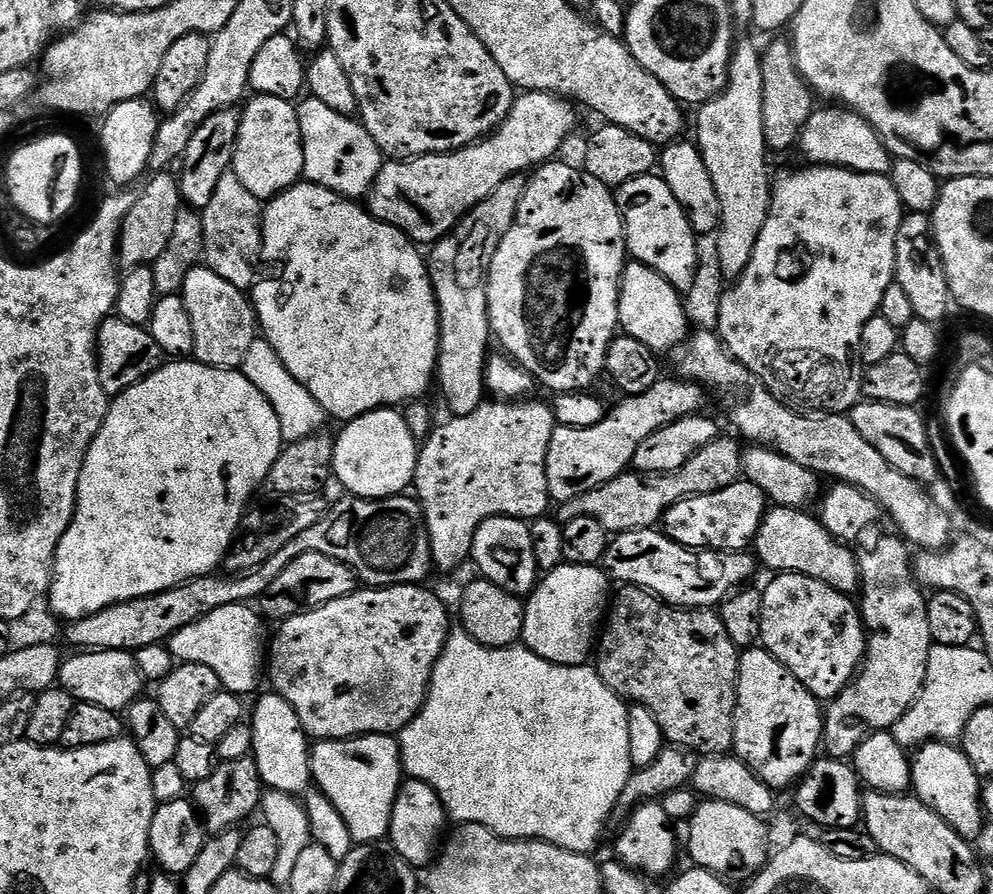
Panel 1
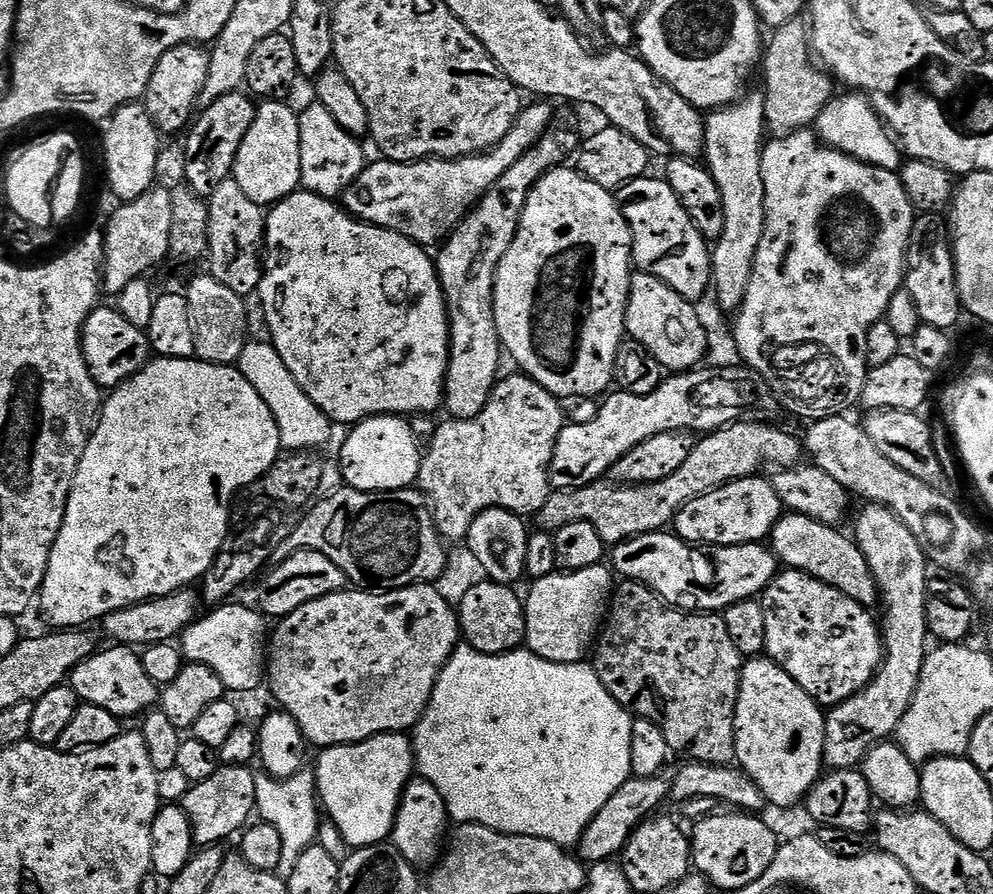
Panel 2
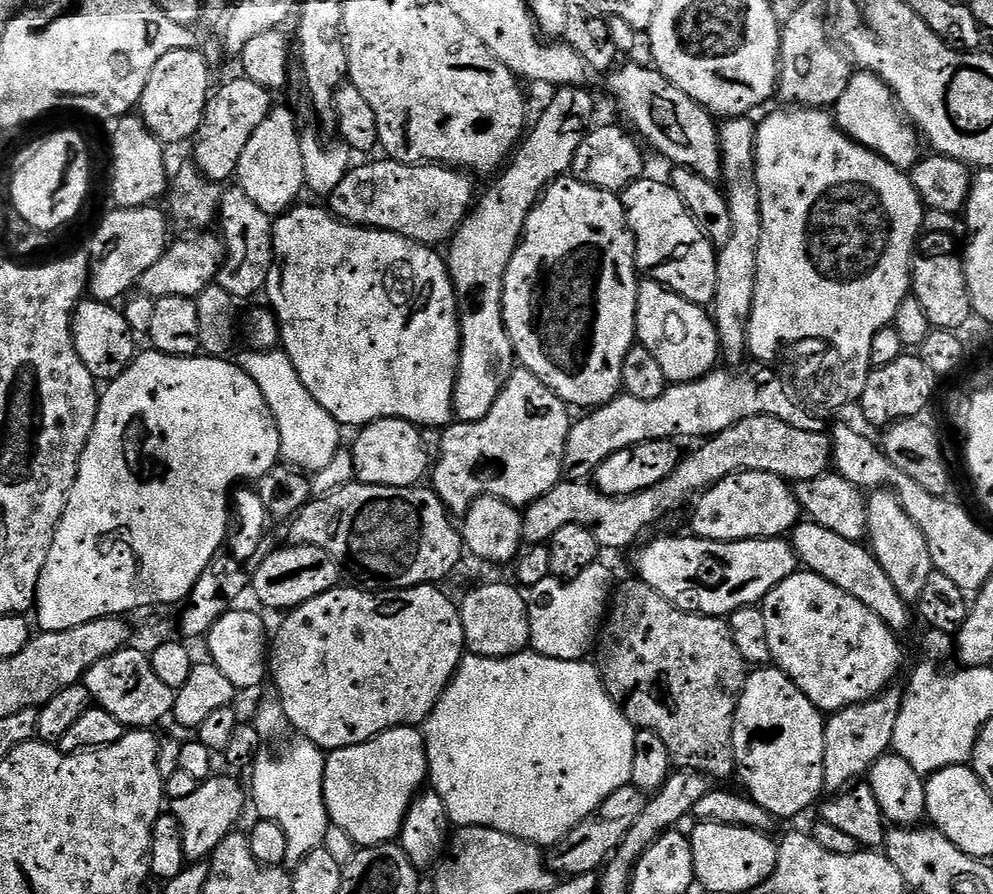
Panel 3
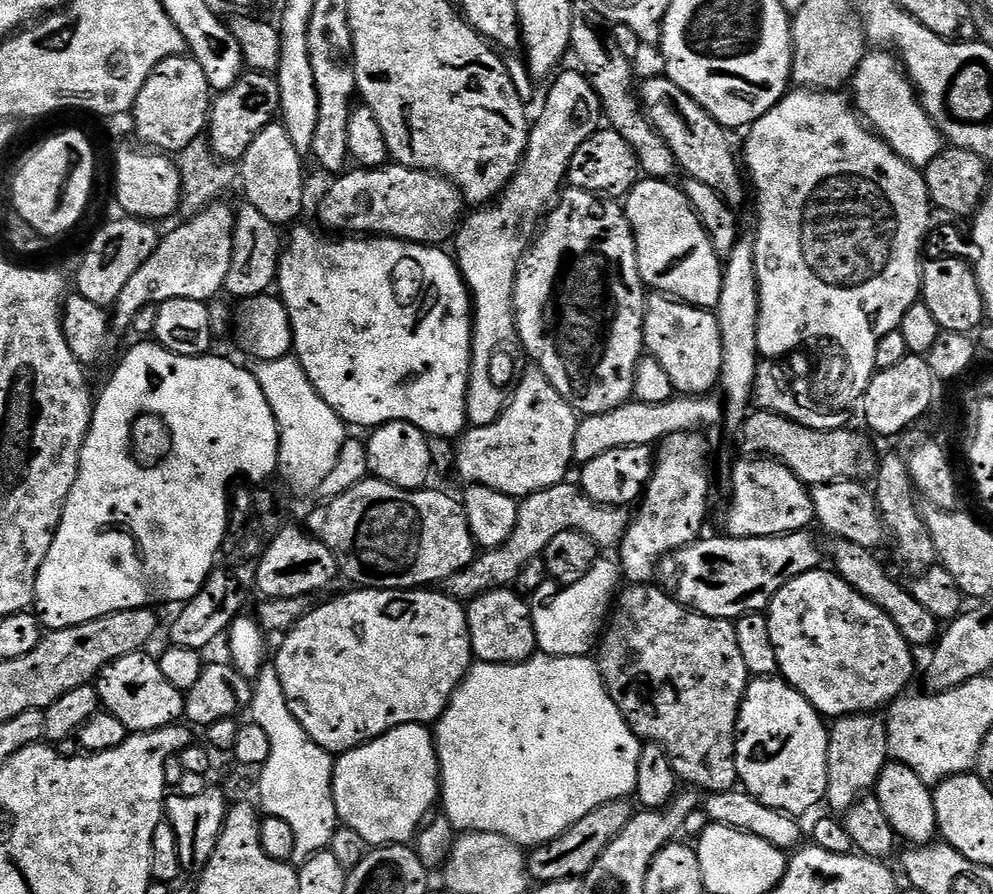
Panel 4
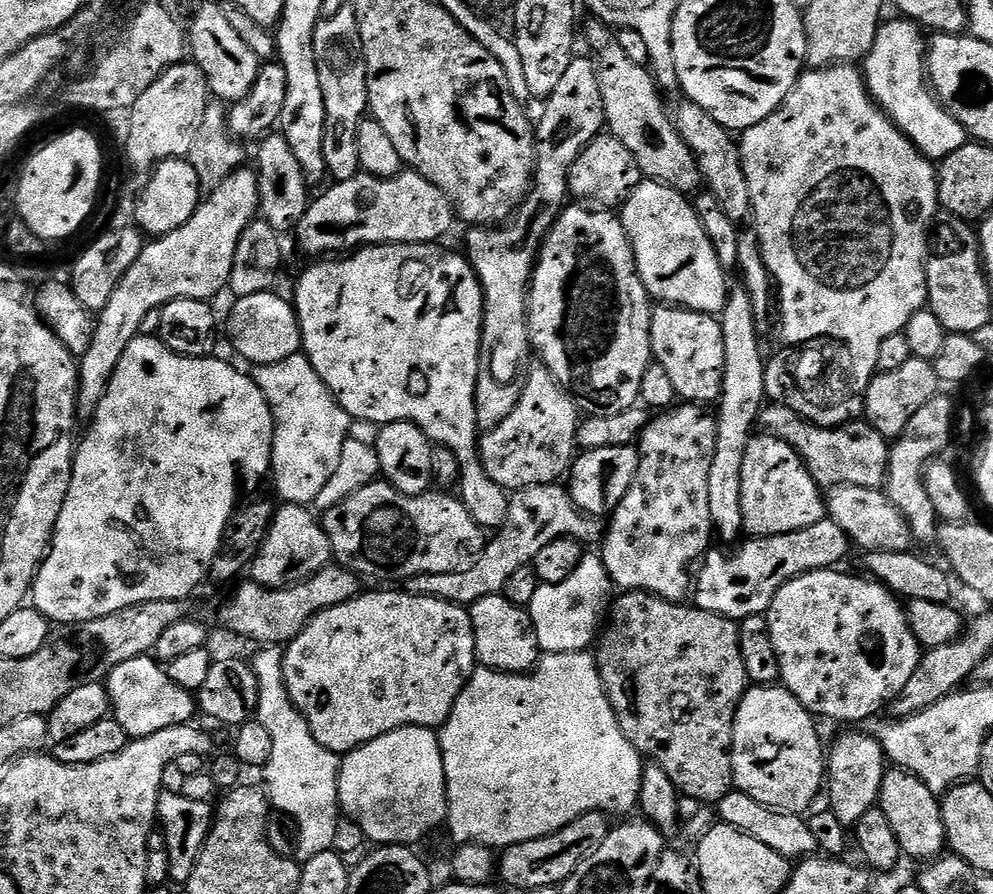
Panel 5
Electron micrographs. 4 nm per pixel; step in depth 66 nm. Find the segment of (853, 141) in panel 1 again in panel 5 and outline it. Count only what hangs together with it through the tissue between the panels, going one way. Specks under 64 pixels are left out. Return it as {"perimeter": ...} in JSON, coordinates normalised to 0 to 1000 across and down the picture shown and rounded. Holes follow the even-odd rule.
{"perimeter":[[[913,20],[901,21],[896,23],[895,27],[894,23],[887,26],[886,36],[882,39],[880,51],[876,56],[876,60],[870,64],[868,68],[870,93],[873,94],[874,104],[882,113],[882,116],[906,142],[908,150],[912,150],[915,159],[932,177],[940,181],[946,181],[957,172],[961,172],[961,168],[965,168],[970,161],[976,160],[977,153],[975,147],[947,117],[936,91],[933,88],[933,40],[926,28]]]}

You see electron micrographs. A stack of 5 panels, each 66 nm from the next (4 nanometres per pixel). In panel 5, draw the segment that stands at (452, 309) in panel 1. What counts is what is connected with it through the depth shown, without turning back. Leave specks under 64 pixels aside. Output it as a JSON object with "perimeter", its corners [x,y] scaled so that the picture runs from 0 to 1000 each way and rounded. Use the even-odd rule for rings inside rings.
{"perimeter":[[[595,66],[576,68],[573,78],[566,86],[566,92],[559,98],[556,107],[547,117],[548,126],[544,139],[539,140],[540,149],[540,190],[536,213],[526,229],[527,240],[540,242],[531,251],[521,245],[511,253],[475,253],[471,258],[471,282],[469,290],[483,312],[487,326],[487,368],[483,384],[483,422],[479,428],[479,466],[484,484],[496,483],[504,473],[522,454],[526,436],[532,426],[534,408],[538,403],[536,379],[532,372],[532,324],[536,321],[536,305],[540,303],[542,283],[556,254],[570,232],[573,223],[572,196],[574,186],[586,172],[586,168],[597,154],[609,147],[608,111],[604,100],[604,89],[600,86],[600,73]]]}

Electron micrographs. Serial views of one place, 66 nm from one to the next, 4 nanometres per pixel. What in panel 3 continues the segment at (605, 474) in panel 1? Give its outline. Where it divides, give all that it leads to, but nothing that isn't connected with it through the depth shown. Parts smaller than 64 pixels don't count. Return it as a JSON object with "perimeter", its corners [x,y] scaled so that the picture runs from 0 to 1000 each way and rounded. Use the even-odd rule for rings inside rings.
{"perimeter":[[[725,409],[699,427],[674,432],[670,438],[663,441],[663,445],[648,447],[625,441],[605,456],[589,460],[585,464],[588,466],[577,473],[572,487],[567,536],[591,538],[599,529],[600,522],[614,512],[614,508],[639,497],[650,497],[656,492],[681,494],[684,488],[690,488],[693,492],[700,488],[722,488],[727,485],[727,481],[747,472],[747,468],[788,468],[788,472],[796,472],[796,477],[804,477],[804,481],[831,482],[832,477],[826,471],[829,469],[823,462],[808,459],[808,454],[796,445],[780,412],[765,409],[760,416],[757,412],[749,411]]]}

